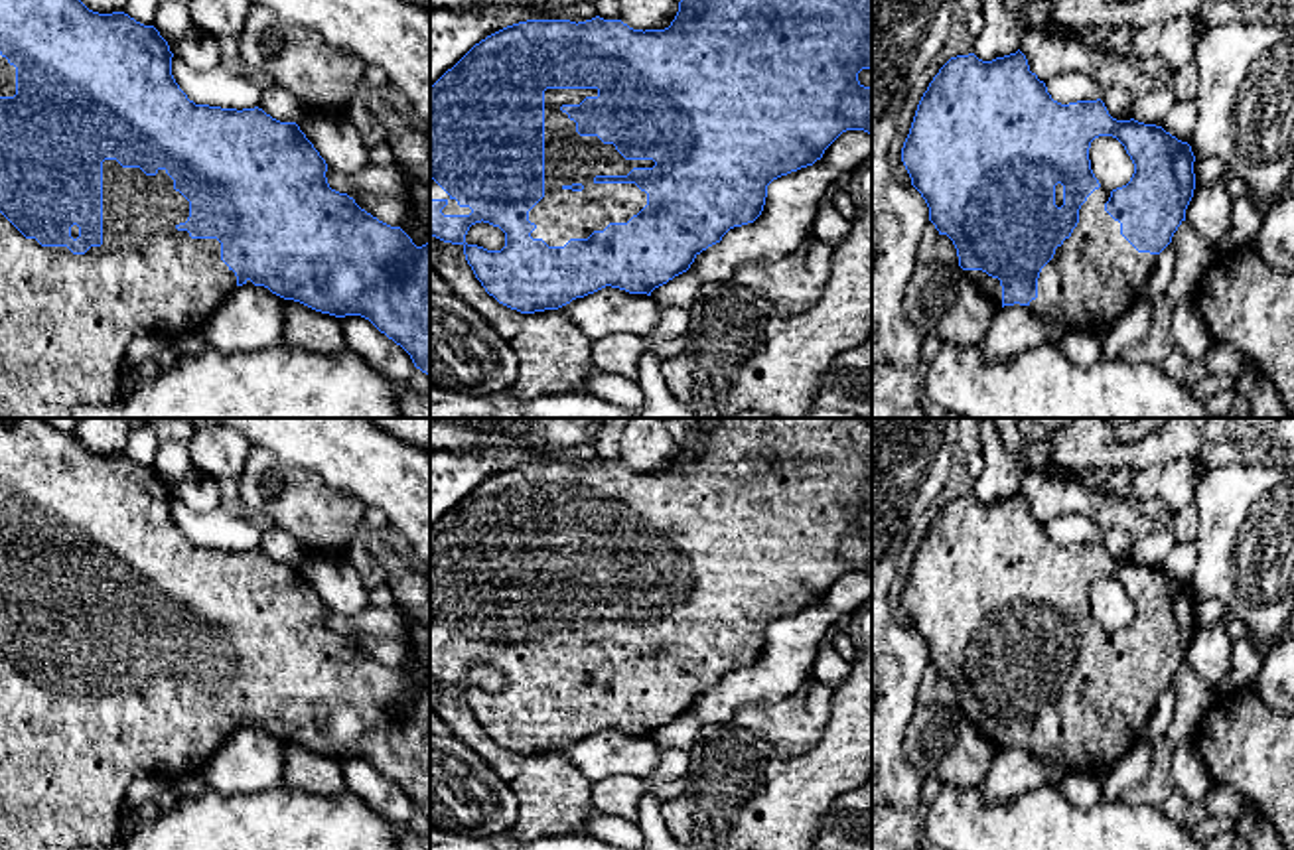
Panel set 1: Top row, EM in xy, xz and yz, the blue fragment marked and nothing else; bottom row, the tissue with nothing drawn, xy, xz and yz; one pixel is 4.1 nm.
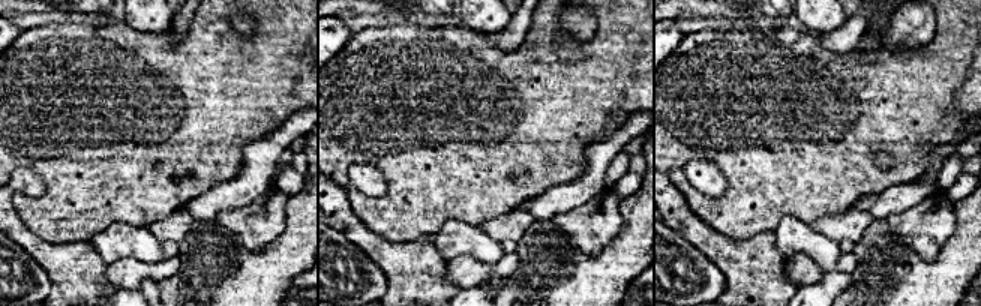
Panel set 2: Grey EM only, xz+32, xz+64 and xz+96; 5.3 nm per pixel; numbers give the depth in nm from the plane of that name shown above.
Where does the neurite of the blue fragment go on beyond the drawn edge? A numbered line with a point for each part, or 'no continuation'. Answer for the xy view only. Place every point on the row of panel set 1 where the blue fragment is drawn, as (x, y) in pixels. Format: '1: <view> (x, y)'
1: xy (66, 320)

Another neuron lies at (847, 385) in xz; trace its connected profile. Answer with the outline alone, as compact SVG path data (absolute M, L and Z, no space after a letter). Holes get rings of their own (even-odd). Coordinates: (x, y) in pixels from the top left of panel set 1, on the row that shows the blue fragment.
M872 337L828 365L817 389L815 408L872 418Z

